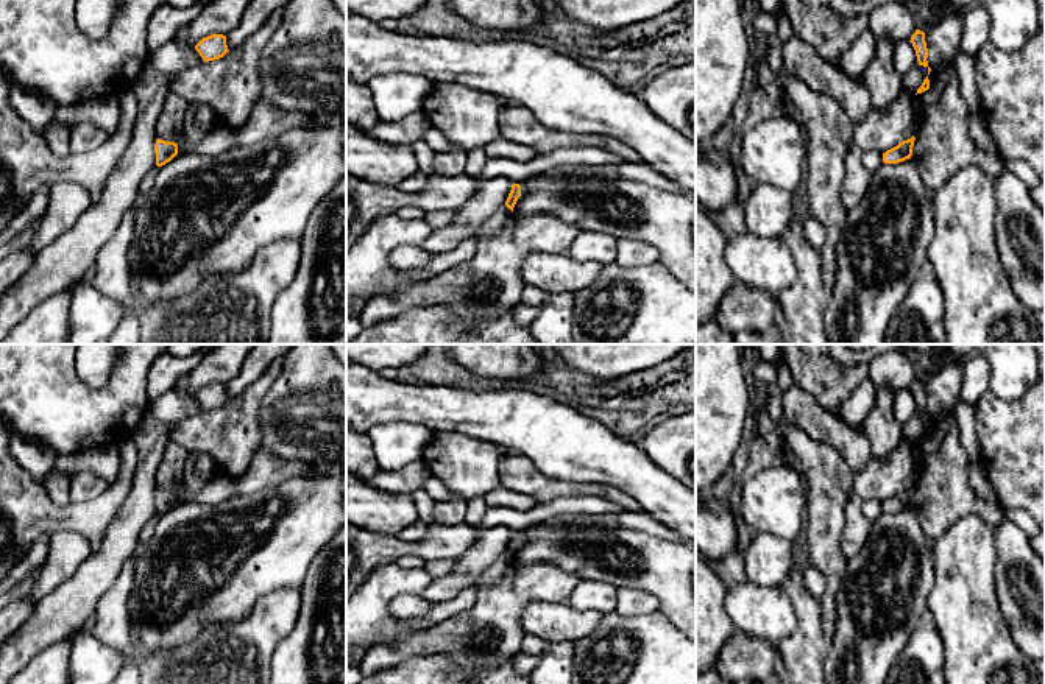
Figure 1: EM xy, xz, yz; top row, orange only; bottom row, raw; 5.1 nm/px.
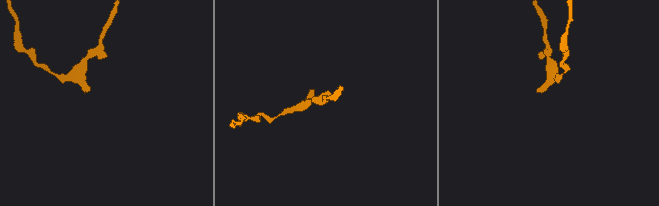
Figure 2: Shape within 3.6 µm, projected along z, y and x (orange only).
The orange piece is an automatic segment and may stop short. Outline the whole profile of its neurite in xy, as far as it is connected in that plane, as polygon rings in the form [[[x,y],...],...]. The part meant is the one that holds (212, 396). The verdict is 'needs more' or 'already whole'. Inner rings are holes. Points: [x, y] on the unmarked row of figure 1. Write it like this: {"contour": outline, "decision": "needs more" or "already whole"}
{"contour": [[[211,383],[203,386],[195,394],[195,399],[200,402],[204,411],[220,408],[229,400],[226,394],[226,385],[223,383]]], "decision": "already whole"}

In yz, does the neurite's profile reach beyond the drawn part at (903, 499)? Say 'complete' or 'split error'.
complete

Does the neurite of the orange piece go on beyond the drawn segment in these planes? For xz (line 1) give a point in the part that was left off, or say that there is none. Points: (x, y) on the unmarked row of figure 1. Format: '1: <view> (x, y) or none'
1: none

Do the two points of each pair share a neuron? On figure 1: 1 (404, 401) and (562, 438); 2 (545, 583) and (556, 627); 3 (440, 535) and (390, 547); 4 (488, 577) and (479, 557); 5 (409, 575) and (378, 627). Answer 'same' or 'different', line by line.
1: same
2: different
3: same
4: different
5: same

